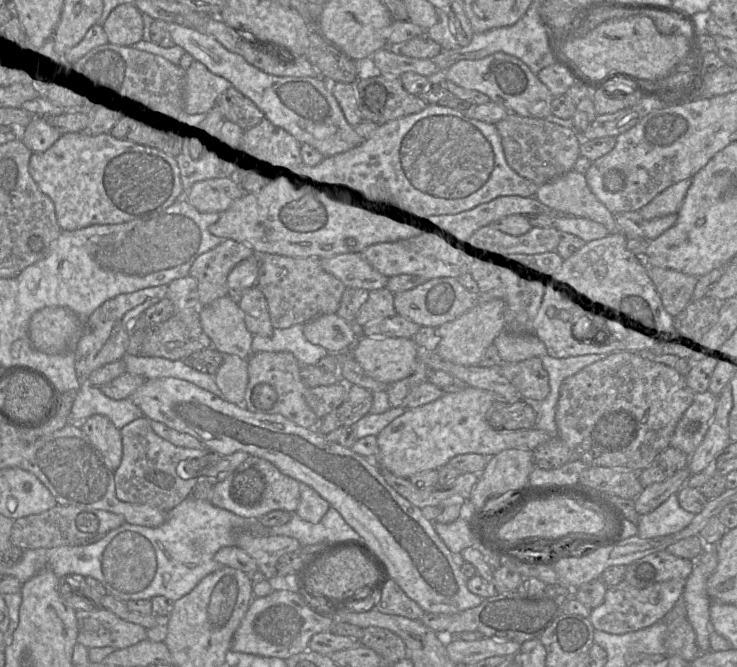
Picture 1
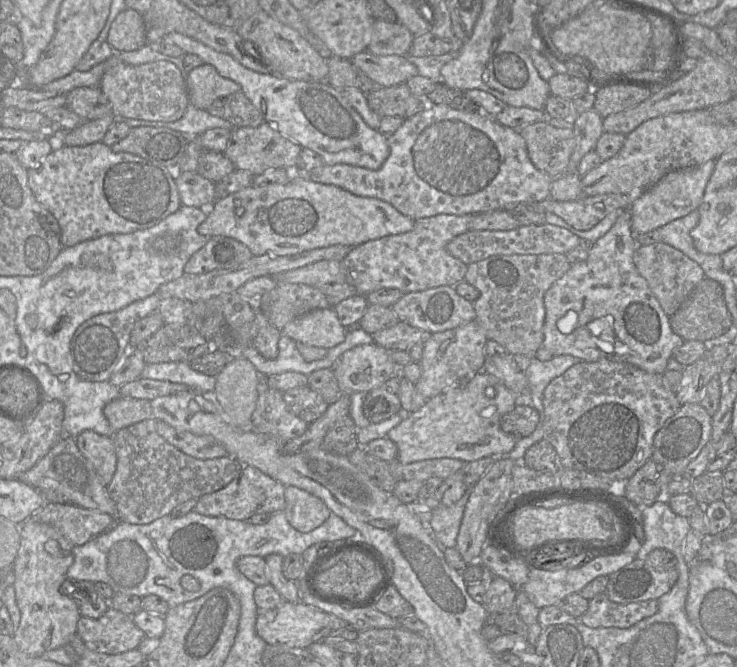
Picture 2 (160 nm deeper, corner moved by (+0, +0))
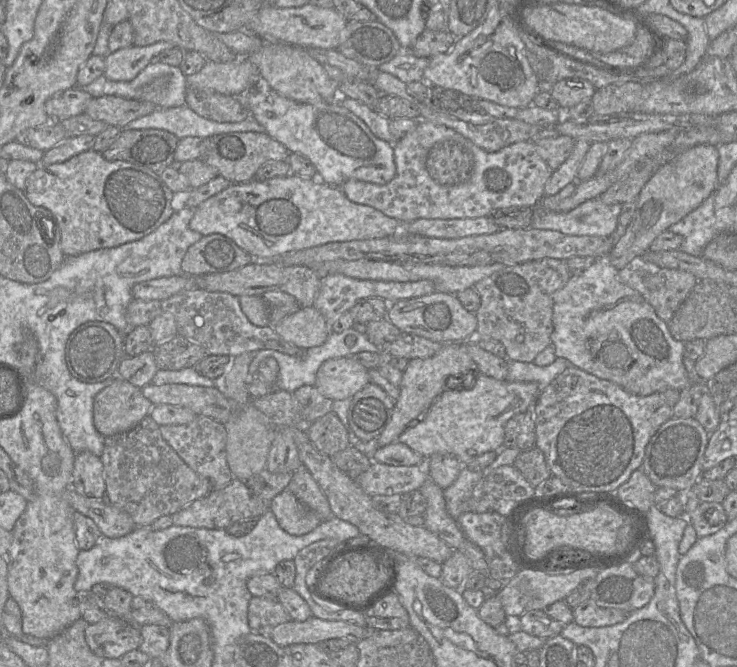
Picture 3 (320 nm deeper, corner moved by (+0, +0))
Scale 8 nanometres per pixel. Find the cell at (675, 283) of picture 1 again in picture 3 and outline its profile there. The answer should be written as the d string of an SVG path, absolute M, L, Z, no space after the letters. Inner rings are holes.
M642 256L635 257L619 270L618 277L624 284L636 290L653 307L656 315L666 323L697 282L697 278L690 272L662 268L648 262Z

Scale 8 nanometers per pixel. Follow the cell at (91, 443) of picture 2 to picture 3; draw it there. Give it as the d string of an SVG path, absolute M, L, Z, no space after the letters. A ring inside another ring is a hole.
M88 451L76 453L72 488L87 497L101 498L105 492L103 464L99 456Z

